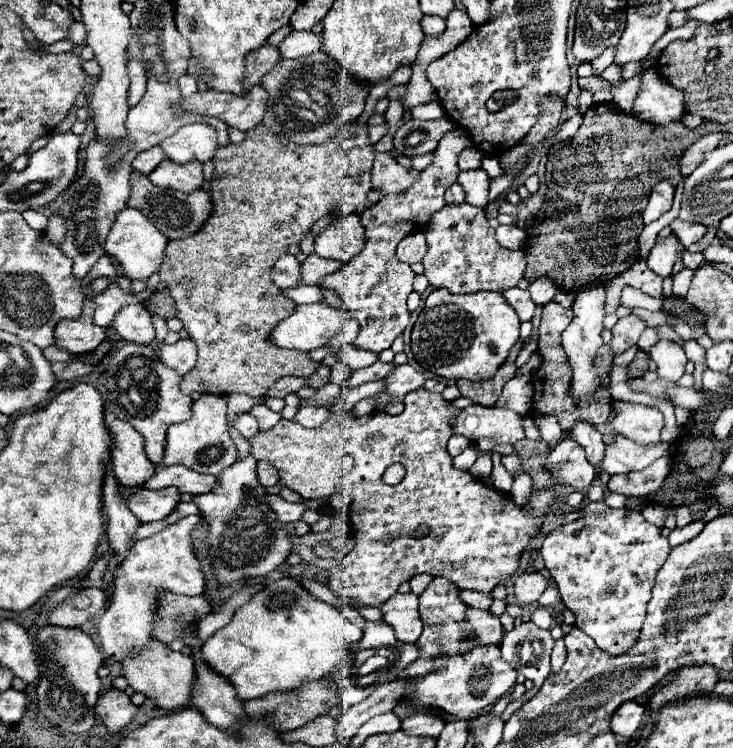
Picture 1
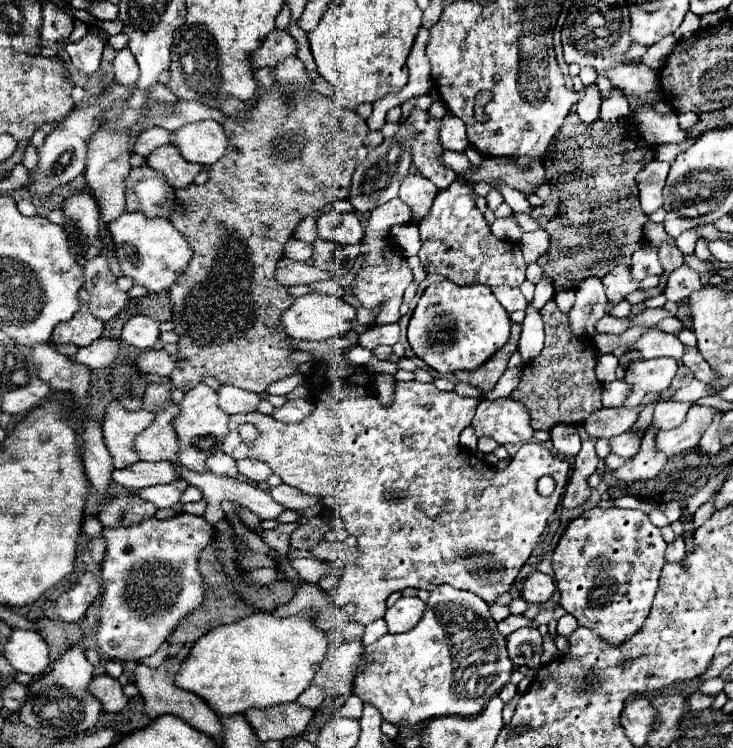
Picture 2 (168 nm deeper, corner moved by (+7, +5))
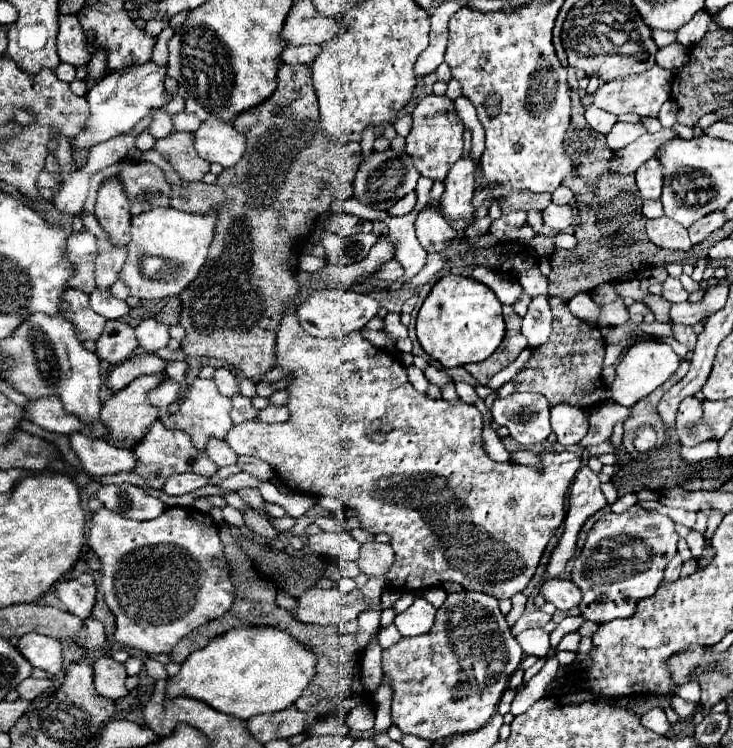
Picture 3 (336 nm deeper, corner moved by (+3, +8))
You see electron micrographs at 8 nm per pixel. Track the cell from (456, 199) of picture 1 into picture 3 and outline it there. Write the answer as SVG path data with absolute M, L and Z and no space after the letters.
M429 94L419 100L413 110L413 128L407 134L407 154L411 156L415 168L421 176L431 180L445 180L449 168L461 158L463 152L463 122L455 114L453 102L445 96Z

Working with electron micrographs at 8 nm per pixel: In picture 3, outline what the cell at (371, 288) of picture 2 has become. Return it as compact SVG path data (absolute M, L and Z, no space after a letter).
M409 192L409 194L403 196L401 200L397 200L397 202L387 210L387 214L389 214L389 216L405 216L405 214L409 214L409 212L415 208L415 202L417 202L417 194L415 194L415 192Z

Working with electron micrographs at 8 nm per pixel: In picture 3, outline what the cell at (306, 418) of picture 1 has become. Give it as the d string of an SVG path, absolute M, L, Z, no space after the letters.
M267 406L265 410L259 412L259 420L263 422L285 422L289 420L289 408L287 406Z

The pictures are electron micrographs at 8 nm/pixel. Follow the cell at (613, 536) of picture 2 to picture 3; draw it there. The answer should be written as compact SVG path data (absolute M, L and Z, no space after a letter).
M639 504L631 506L629 510L615 514L615 512L605 512L595 524L593 528L587 532L587 540L583 550L579 552L579 556L573 562L573 576L571 582L581 590L581 616L585 620L603 624L607 620L615 620L615 618L629 618L635 614L637 602L643 598L649 598L655 594L655 588L661 584L663 580L663 572L669 564L669 560L675 556L677 552L677 532L673 528L673 520L655 512L655 510L645 510Z

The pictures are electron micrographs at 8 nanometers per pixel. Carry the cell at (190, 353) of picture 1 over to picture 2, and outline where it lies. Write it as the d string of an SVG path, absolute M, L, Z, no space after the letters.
M143 351L137 361L135 361L135 367L141 371L141 373L153 373L153 375L163 375L163 377L169 377L171 371L175 369L175 357L169 355L167 351Z

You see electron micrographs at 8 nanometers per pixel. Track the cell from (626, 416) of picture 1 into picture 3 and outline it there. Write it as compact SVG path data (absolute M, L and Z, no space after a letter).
M685 398L685 400L679 404L675 430L677 430L679 440L681 440L683 446L699 444L699 442L703 442L703 440L713 438L713 436L711 436L711 430L703 424L701 402L699 402L697 398Z

